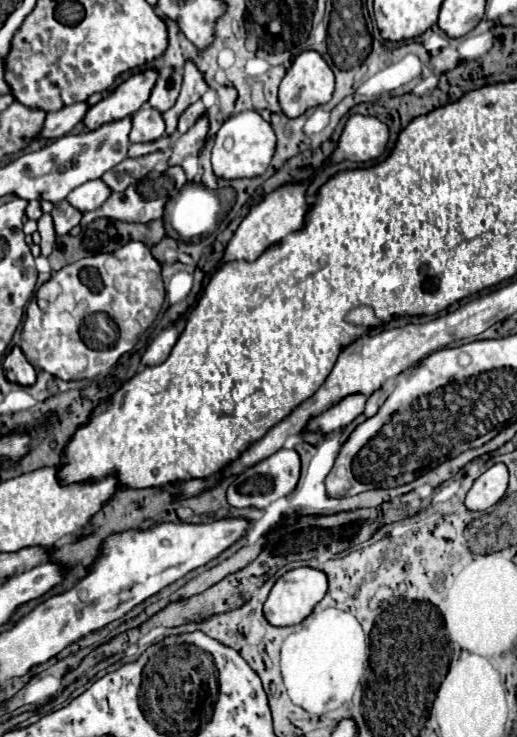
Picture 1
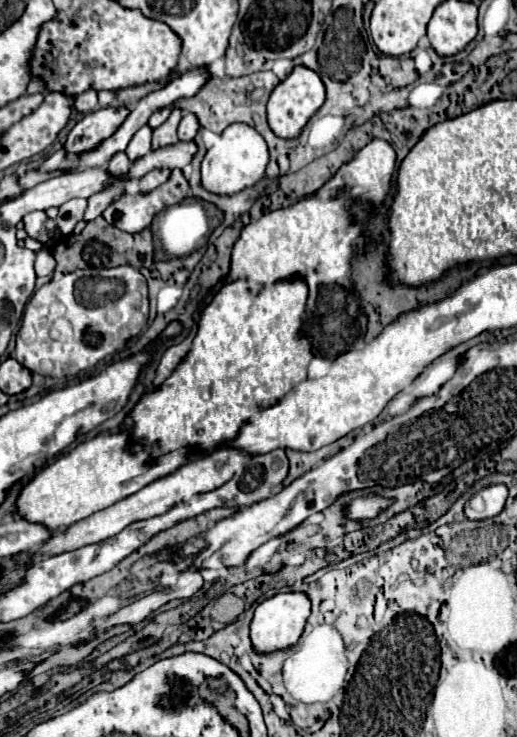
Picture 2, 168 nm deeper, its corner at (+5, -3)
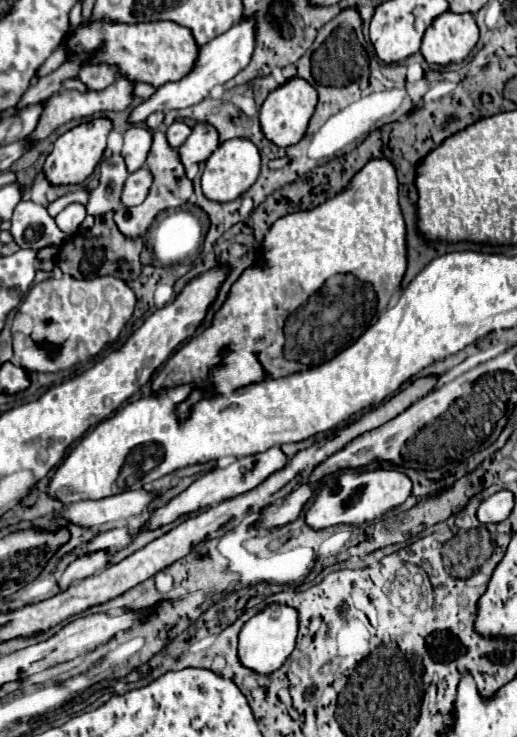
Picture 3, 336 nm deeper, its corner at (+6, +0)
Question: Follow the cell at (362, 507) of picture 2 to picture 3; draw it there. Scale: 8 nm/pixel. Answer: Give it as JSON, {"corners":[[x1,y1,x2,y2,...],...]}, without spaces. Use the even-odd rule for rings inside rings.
{"corners":[[359,468,359,470,337,470,333,474,327,474,325,478,319,480,319,488,315,490,307,510,305,510,305,524,311,530,325,530,329,526,337,526,337,524,363,524,363,522,371,522,375,518,381,518,387,510,403,504,409,494,411,494,411,478,399,470,391,470,391,468]]}

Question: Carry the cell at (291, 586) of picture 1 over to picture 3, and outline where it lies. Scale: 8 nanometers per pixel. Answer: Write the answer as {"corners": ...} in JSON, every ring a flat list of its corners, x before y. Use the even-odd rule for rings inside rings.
{"corners":[[271,604,267,606,263,612,259,612,257,616,253,616,249,622,245,622,245,626,239,632,239,662,257,672,257,674,271,674,275,670,279,670,283,666,283,662,287,660,287,656,293,652,295,648,295,638,297,638,297,612,289,606,279,606,279,604]]}

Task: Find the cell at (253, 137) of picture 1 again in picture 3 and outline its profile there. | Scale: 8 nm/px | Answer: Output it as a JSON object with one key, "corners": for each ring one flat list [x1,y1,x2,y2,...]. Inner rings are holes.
{"corners":[[249,140,223,142,213,152,213,156,209,156,209,160,205,164,205,172,201,178,205,198,209,198,213,202,221,202,221,204,237,200,243,192,247,192,255,184,255,180,259,176,259,168,261,168,261,158,259,158,259,150,255,148,253,142,249,142]]}

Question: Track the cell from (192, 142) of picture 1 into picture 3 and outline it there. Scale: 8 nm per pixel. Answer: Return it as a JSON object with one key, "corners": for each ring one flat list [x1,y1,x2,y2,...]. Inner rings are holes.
{"corners":[[141,168,133,174,129,174,129,178,125,180,125,186,123,186,121,204,127,206,127,208,141,204,149,194,149,184,151,182,153,182,153,176,147,168]]}

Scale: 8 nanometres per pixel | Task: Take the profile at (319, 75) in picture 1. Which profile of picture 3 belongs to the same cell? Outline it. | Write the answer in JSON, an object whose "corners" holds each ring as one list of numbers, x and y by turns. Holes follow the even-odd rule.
{"corners":[[293,78,293,80,285,82,277,90,273,90,261,106,259,120,261,120,261,130,263,130,265,138,279,148,297,144,305,134,307,122,313,116,315,106,317,106,317,90,309,82,305,82,301,78]]}

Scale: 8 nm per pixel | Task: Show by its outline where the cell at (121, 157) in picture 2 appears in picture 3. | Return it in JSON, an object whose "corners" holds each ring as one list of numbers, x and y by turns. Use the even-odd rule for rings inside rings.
{"corners":[[119,154,105,158,101,162,99,186,91,192,91,198,87,204,87,214,101,216,111,210,117,210,121,206,121,188,127,176,129,172]]}

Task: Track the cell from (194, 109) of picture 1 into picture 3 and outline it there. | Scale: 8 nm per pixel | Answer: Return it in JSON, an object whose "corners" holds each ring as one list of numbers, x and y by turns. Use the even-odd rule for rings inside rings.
{"corners":[[175,120,175,122,167,128,167,132,165,132,167,142,169,142,169,146,171,146,173,150,179,150,179,148,185,144,185,140,187,140,189,134,191,134,191,128,189,128,185,122,179,122,179,120]]}

